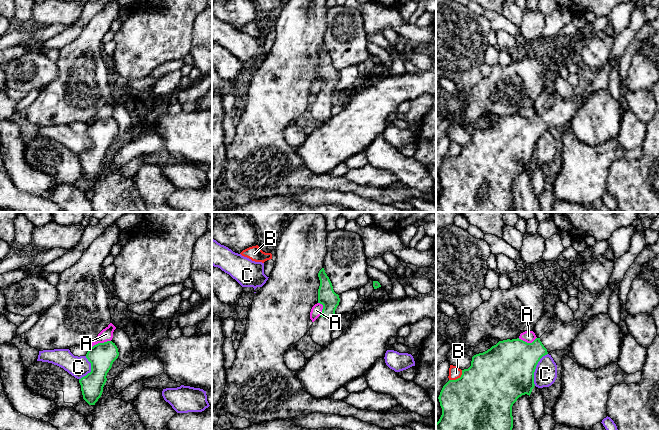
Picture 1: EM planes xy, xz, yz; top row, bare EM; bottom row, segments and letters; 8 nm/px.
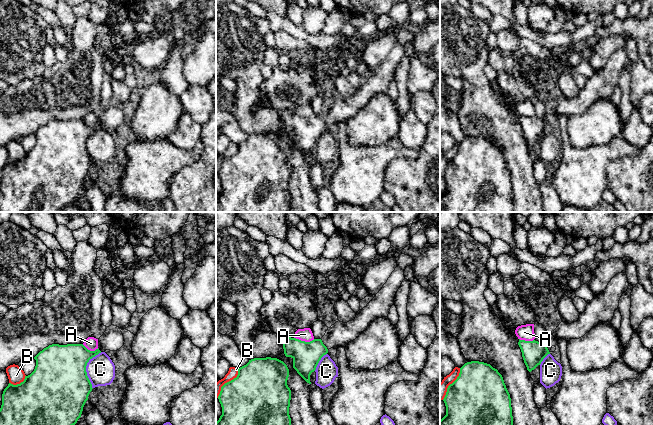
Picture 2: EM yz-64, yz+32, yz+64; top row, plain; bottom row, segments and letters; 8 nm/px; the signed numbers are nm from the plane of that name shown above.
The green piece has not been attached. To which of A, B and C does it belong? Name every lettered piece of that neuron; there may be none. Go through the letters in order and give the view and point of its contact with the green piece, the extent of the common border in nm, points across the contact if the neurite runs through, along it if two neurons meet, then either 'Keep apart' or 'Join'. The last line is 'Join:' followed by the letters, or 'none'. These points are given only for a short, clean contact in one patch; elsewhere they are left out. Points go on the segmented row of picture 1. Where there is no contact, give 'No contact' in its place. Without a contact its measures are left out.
A: Touches green at xy (99, 343). Shared border 200 nm. Boundary: xy (110, 340), (98, 342), (88, 349). Keep apart
B: Touches green at yz (458, 378). Shared border 140 nm. Keep apart
C: Touches green at yz (535, 368). Shared border 280 nm. Boundary: yz (547, 353), (536, 366), (534, 385). Keep apart
Join: none

